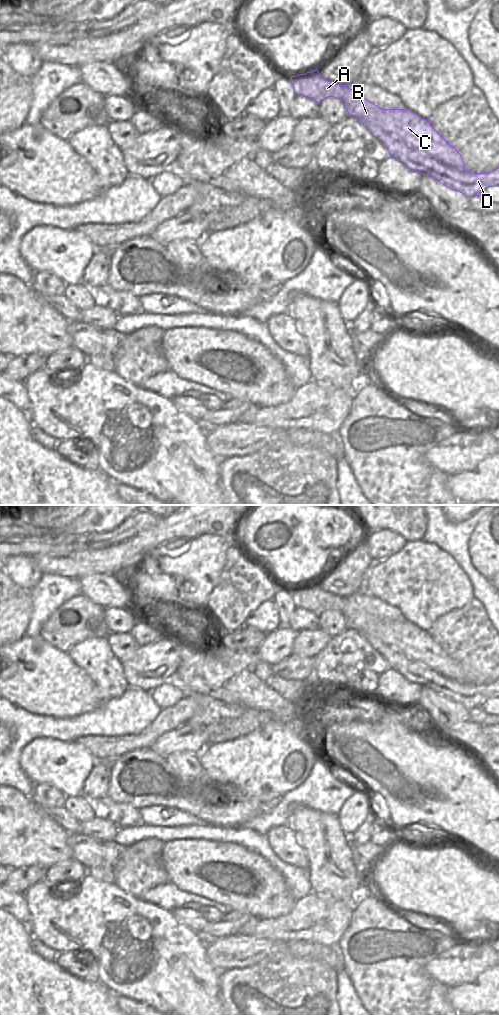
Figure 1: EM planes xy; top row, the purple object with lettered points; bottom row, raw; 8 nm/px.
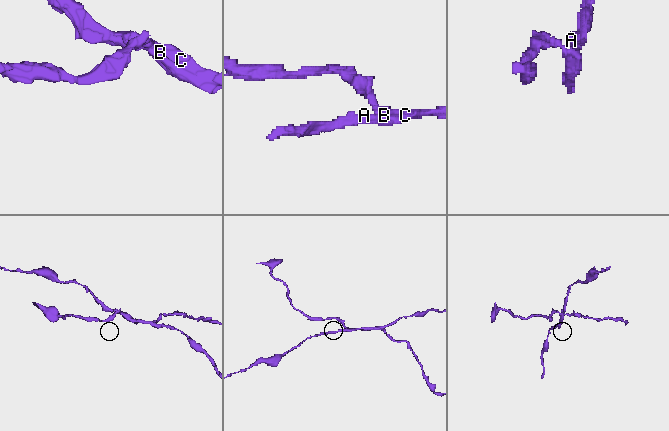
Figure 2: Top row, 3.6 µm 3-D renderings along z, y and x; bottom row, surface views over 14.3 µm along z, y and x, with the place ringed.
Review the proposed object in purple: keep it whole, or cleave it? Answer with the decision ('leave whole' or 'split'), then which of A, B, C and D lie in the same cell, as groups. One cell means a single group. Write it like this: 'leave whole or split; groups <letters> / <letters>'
split; groups A B C / D

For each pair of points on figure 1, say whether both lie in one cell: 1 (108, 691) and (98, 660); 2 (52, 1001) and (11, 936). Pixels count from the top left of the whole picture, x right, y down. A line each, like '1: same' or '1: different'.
1: same
2: same

